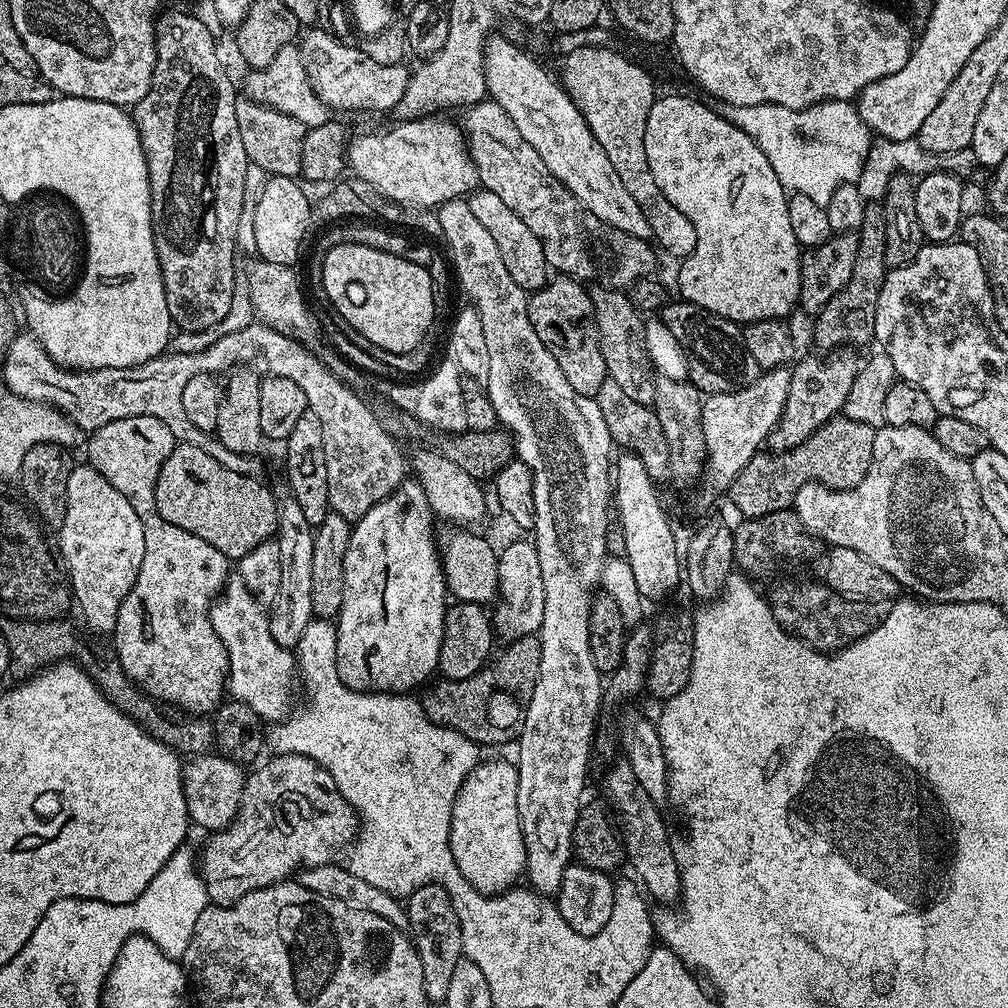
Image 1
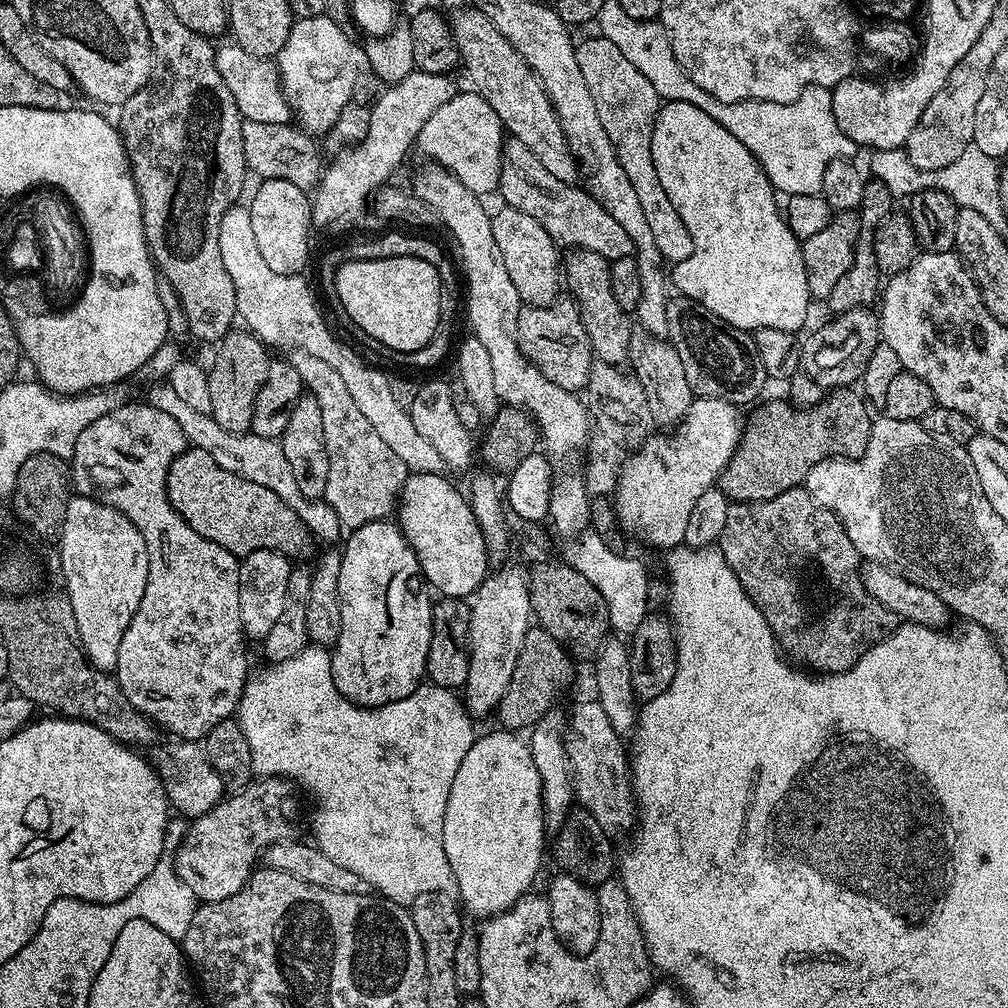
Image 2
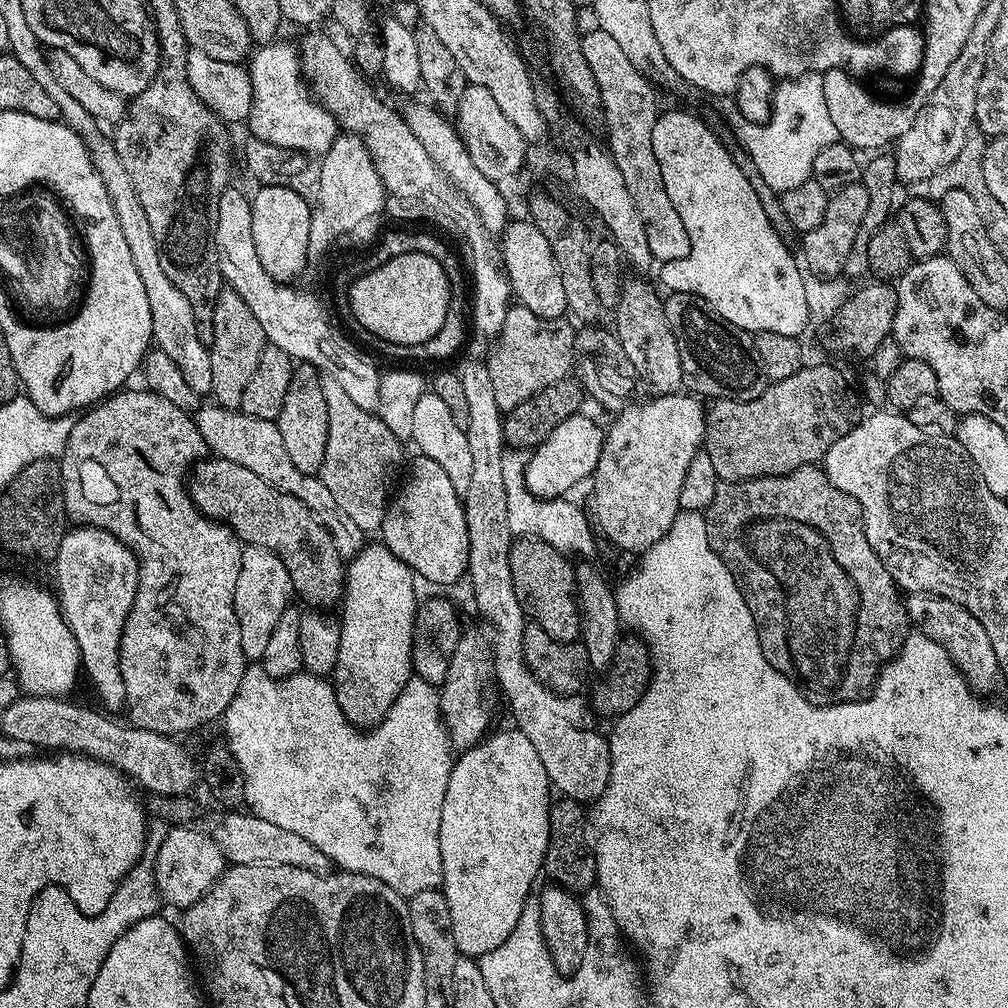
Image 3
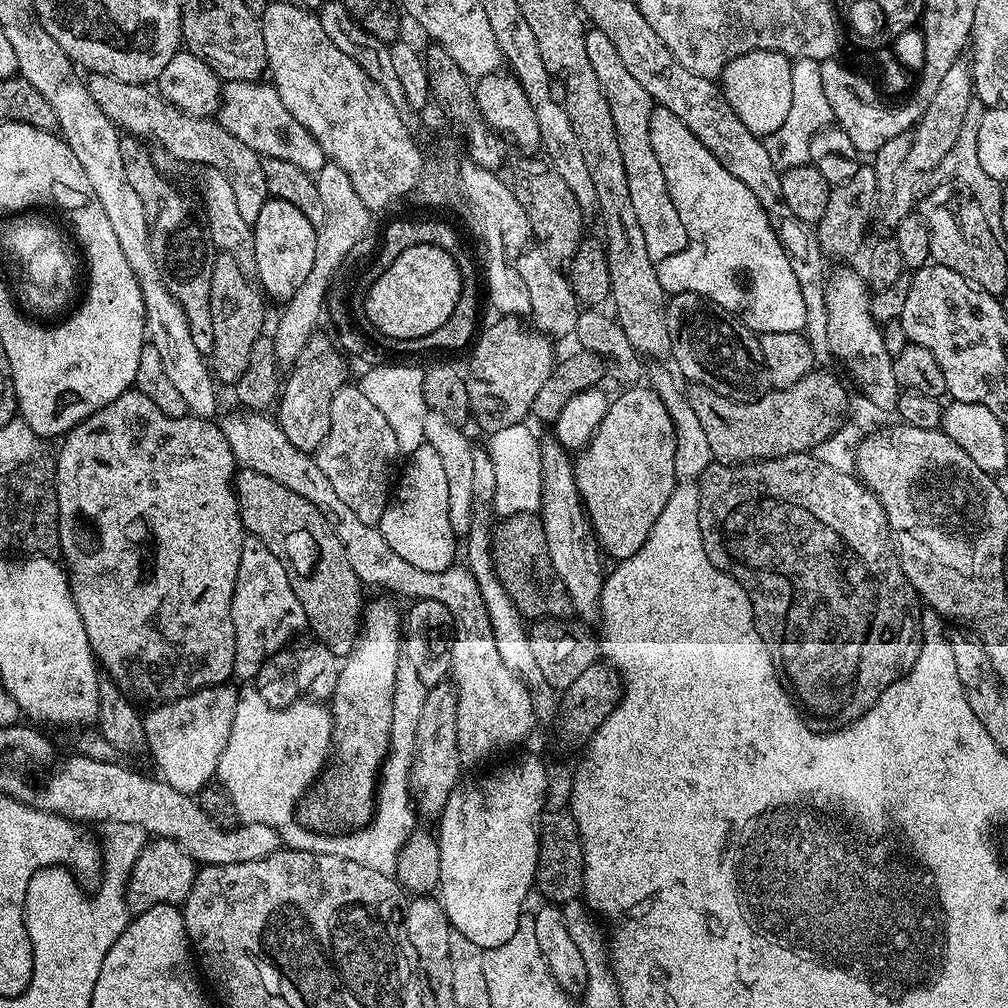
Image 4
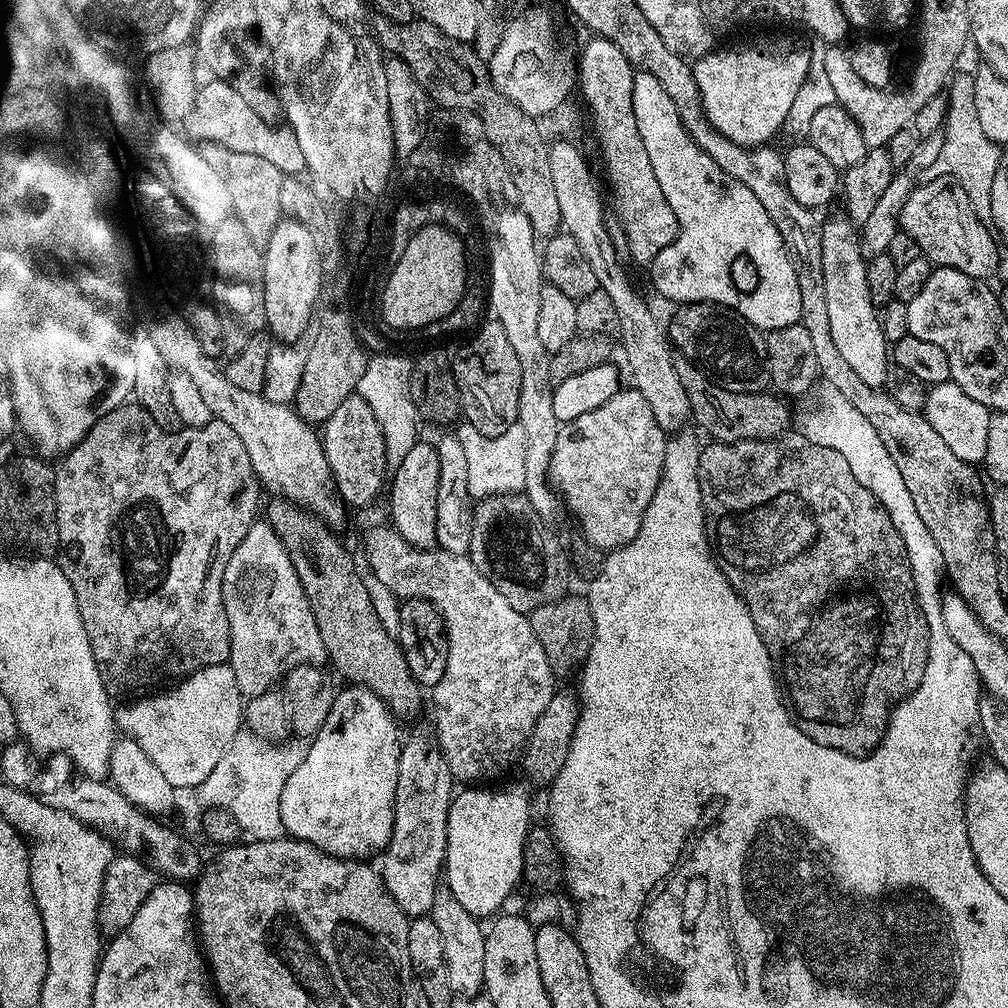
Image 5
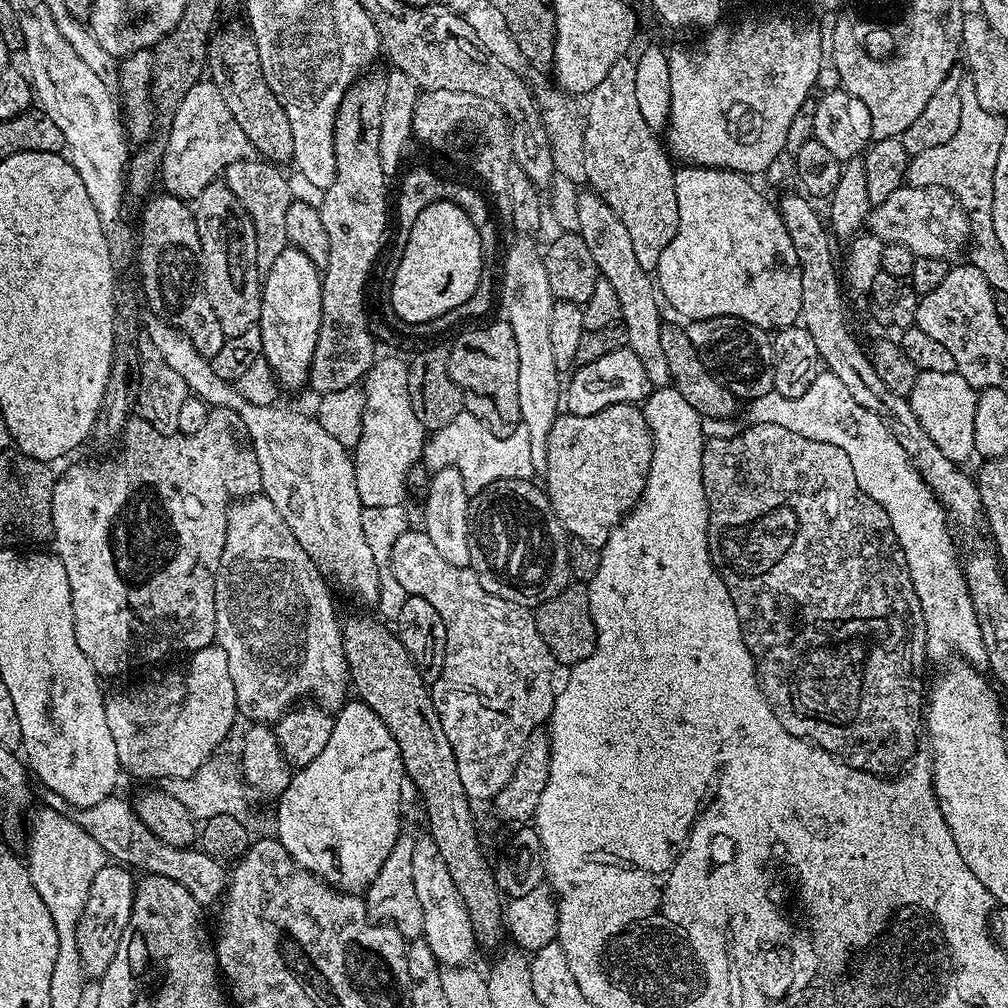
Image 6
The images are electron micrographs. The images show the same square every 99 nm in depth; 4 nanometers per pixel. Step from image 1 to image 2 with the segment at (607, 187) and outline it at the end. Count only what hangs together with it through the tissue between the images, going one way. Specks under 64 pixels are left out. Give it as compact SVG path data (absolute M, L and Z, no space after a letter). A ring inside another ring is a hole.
M479 7L464 8L450 16L450 25L453 42L459 53L459 63L468 71L472 79L471 87L479 92L490 106L498 114L498 118L505 126L507 135L513 140L522 142L554 178L558 178L567 184L576 184L578 180L578 165L573 156L566 134L560 125L560 119L556 113L556 107L550 102L550 98L544 92L540 80L532 73L532 68L498 34L494 22L486 18L486 14Z

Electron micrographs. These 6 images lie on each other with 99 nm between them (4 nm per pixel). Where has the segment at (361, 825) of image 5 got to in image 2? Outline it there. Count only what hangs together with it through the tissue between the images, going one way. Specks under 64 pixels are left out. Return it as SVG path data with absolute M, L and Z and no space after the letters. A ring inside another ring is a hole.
M388 518L372 521L368 525L361 526L361 528L351 529L347 536L343 541L343 544L345 543L344 548L342 547L340 552L342 570L338 574L338 594L342 602L342 630L338 634L334 647L331 649L332 677L334 678L334 686L338 686L340 693L350 702L360 705L361 708L377 708L379 704L389 704L390 702L398 702L398 698L406 698L425 679L428 670L430 634L432 633L432 605L434 600L433 597L428 597L429 589L426 587L424 577L420 575L420 563L414 554L414 550L408 544L407 538L402 534L399 523L393 522Z

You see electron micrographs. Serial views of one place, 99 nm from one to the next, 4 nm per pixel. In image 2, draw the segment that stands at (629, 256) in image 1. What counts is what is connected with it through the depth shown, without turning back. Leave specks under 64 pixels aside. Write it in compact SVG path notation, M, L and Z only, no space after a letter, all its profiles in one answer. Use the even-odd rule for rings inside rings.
M511 138L504 142L498 196L504 199L505 205L530 214L561 249L581 248L596 252L610 262L633 255L630 234L610 218L608 211L594 197L589 196L583 187L554 178L554 174L550 174L550 170L546 170L546 166L542 166L522 142Z

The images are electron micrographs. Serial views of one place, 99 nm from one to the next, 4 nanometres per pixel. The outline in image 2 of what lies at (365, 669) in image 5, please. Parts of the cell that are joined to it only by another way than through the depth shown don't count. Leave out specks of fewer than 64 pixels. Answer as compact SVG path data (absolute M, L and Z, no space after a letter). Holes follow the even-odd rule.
M185 448L181 456L174 458L166 478L170 506L178 510L190 530L198 530L202 538L218 542L218 546L230 550L230 554L238 558L249 556L256 548L275 548L289 558L302 555L310 541L302 518L298 518L278 494L236 472L223 468L204 448Z

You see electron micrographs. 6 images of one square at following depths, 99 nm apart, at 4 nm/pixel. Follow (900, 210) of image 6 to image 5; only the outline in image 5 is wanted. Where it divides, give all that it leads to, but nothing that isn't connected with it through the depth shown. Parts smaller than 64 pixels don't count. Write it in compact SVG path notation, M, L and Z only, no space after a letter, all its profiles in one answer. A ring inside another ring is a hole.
M933 176L917 183L916 189L912 191L910 198L906 198L900 211L900 231L910 234L910 238L918 242L924 259L932 261L933 265L962 270L962 274L970 274L970 278L981 282L991 281L996 276L1002 255L1001 245L993 229L983 224L978 214L974 214L974 206L970 206L966 190L952 176Z

